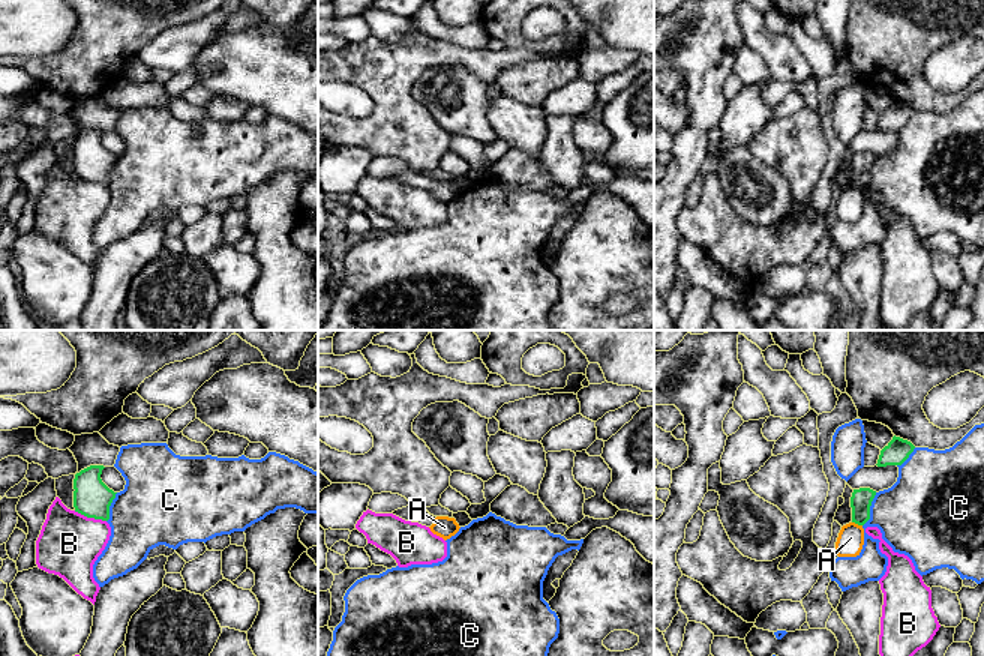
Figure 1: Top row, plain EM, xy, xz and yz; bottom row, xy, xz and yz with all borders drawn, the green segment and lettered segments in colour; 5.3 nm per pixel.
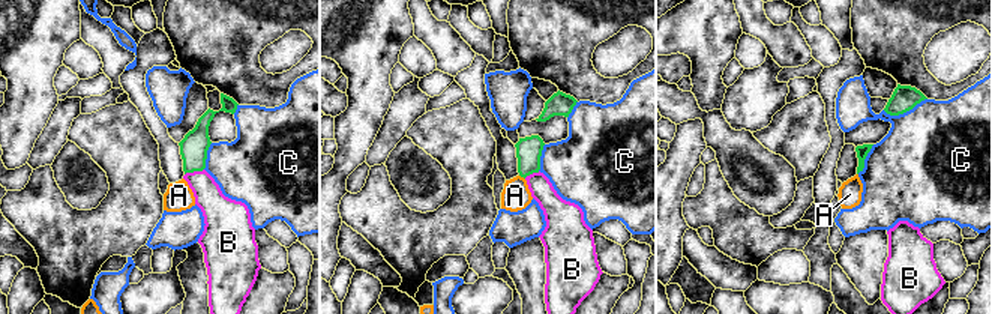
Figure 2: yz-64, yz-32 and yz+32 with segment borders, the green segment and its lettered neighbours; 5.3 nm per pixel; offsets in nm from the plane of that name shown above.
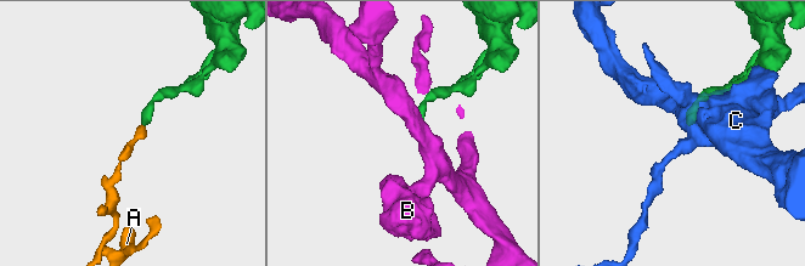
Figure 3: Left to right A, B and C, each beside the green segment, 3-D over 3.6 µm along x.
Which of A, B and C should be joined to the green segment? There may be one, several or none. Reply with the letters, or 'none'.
none

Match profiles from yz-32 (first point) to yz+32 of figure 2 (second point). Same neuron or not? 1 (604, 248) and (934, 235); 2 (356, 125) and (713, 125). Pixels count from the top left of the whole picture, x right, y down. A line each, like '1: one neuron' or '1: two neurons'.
1: two neurons
2: two neurons

